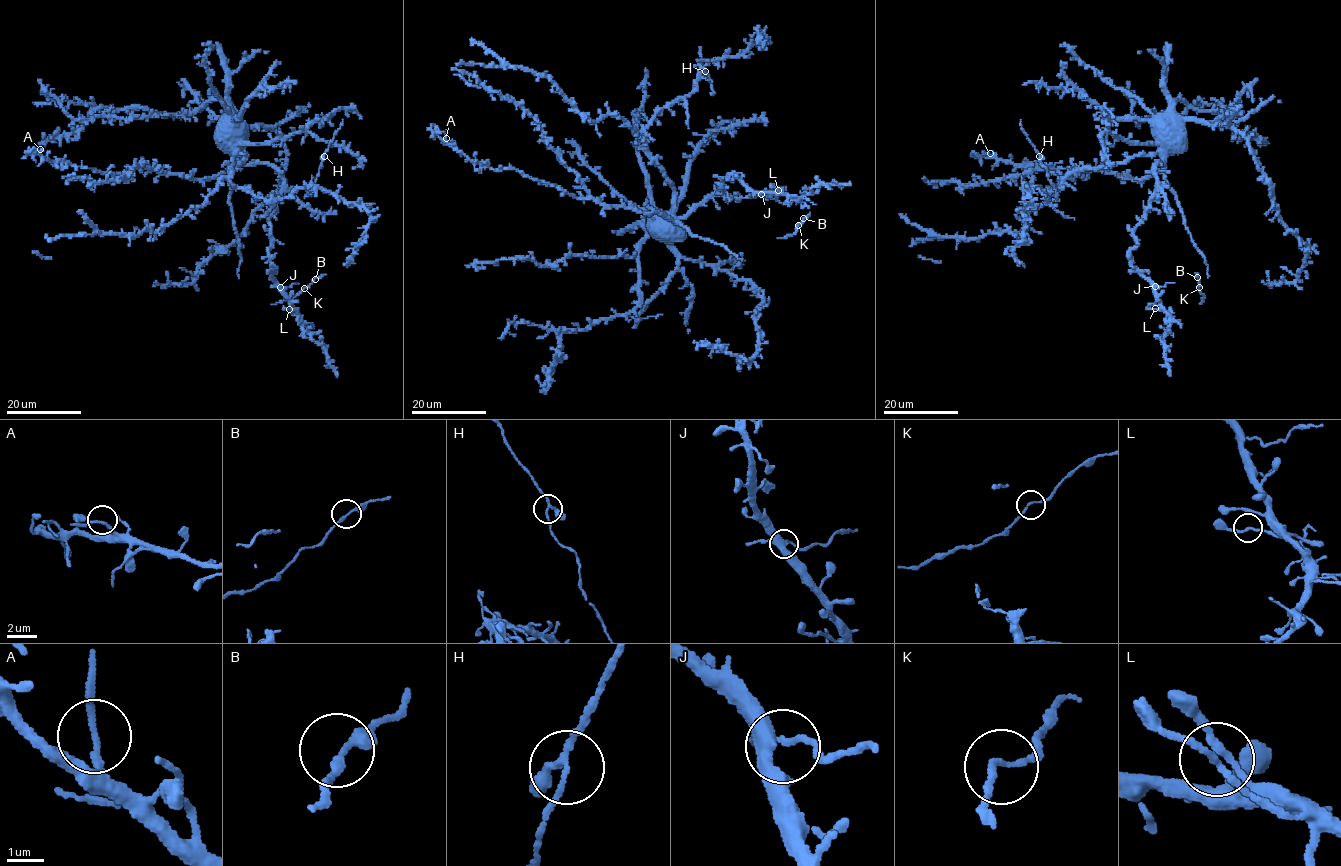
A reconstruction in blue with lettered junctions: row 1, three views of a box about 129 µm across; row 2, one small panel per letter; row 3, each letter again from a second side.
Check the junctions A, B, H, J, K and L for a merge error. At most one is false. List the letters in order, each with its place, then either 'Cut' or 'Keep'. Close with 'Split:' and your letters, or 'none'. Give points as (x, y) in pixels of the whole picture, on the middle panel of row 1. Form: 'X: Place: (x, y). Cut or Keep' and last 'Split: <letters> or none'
A: Place: (446, 138). Keep
B: Place: (803, 218). Keep
H: Place: (705, 71). Keep
J: Place: (761, 194). Keep
K: Place: (798, 225). Keep
L: Place: (778, 190). Keep
Split: none

